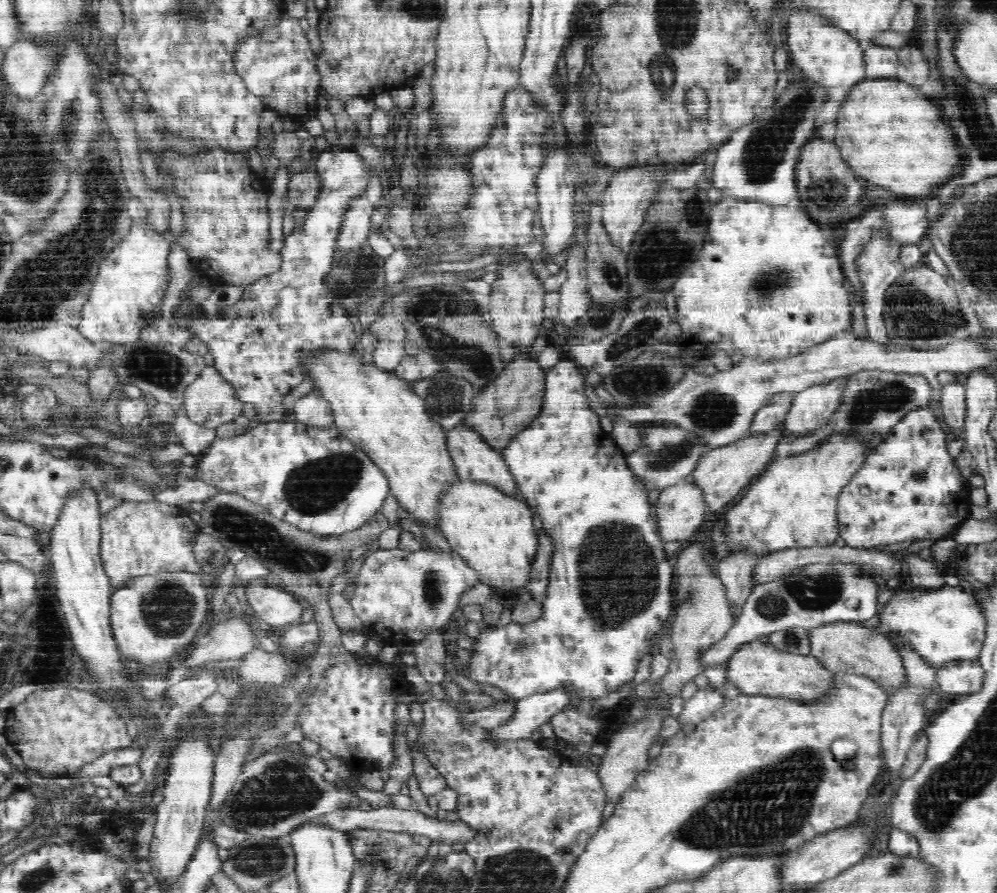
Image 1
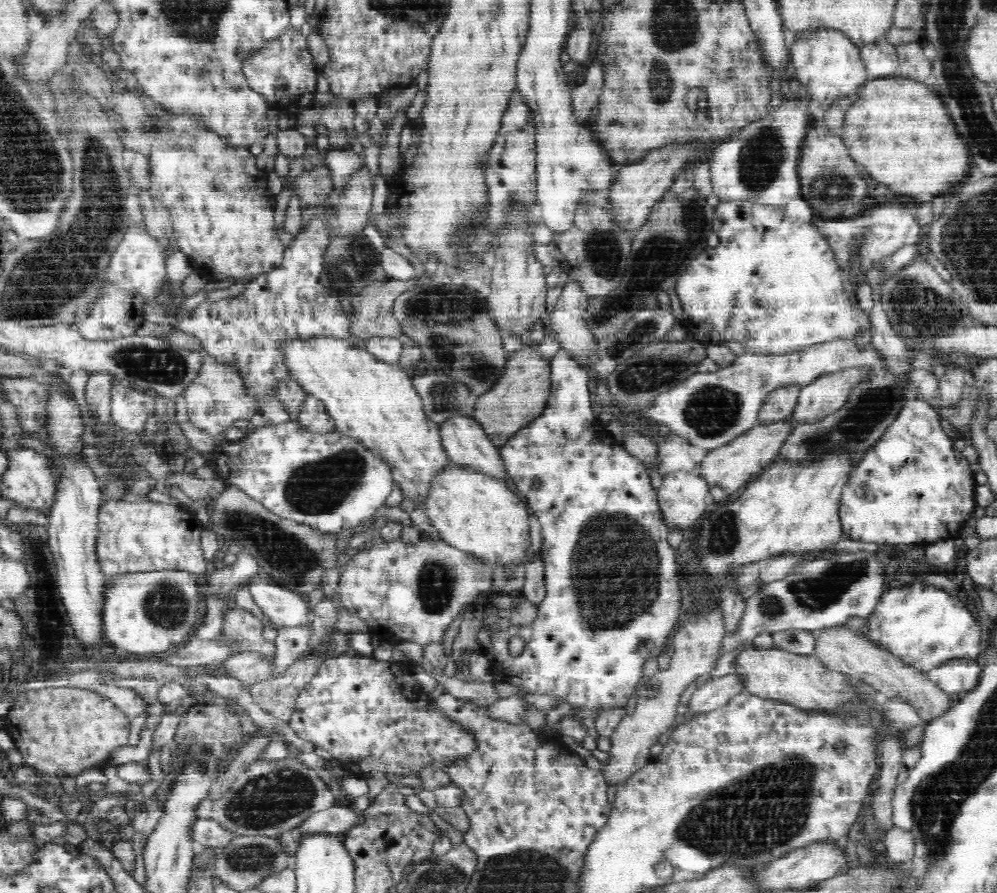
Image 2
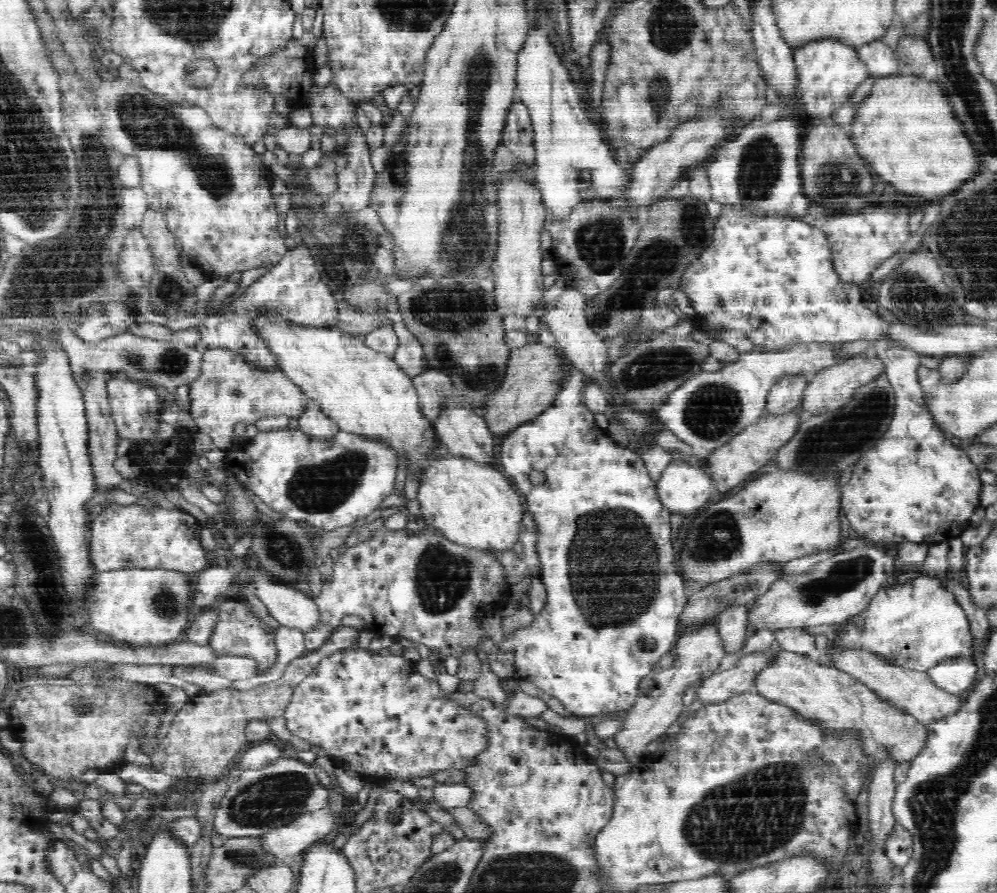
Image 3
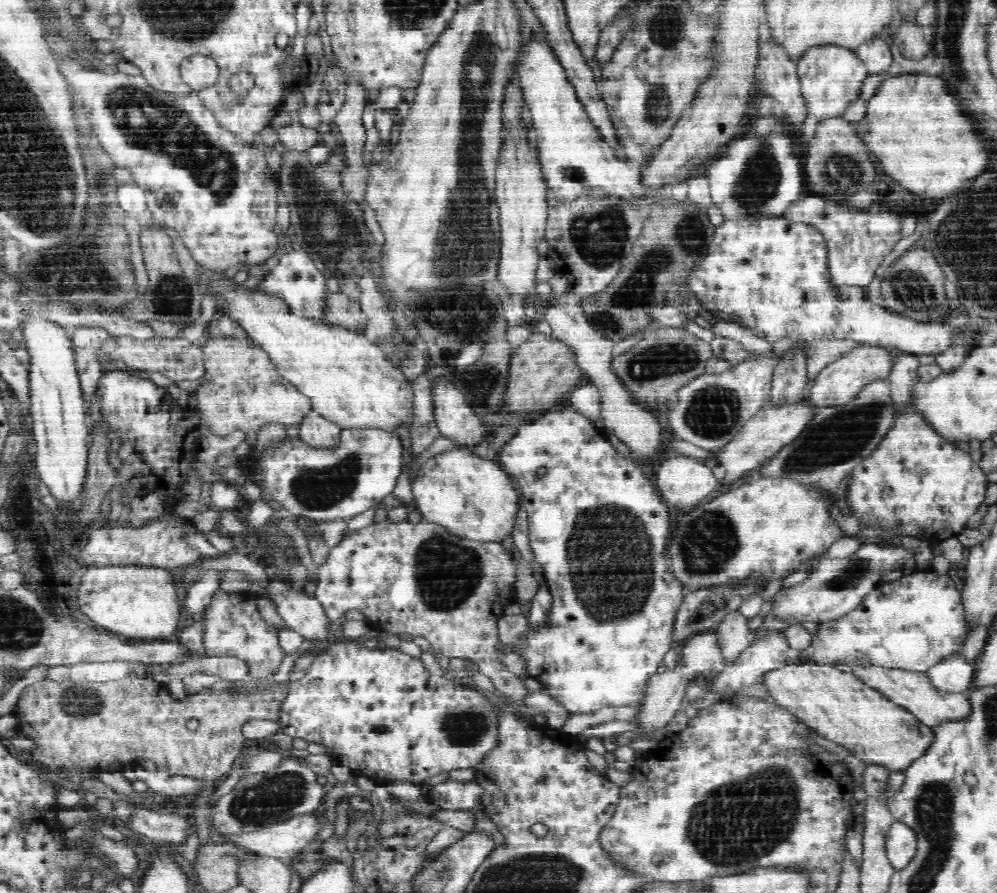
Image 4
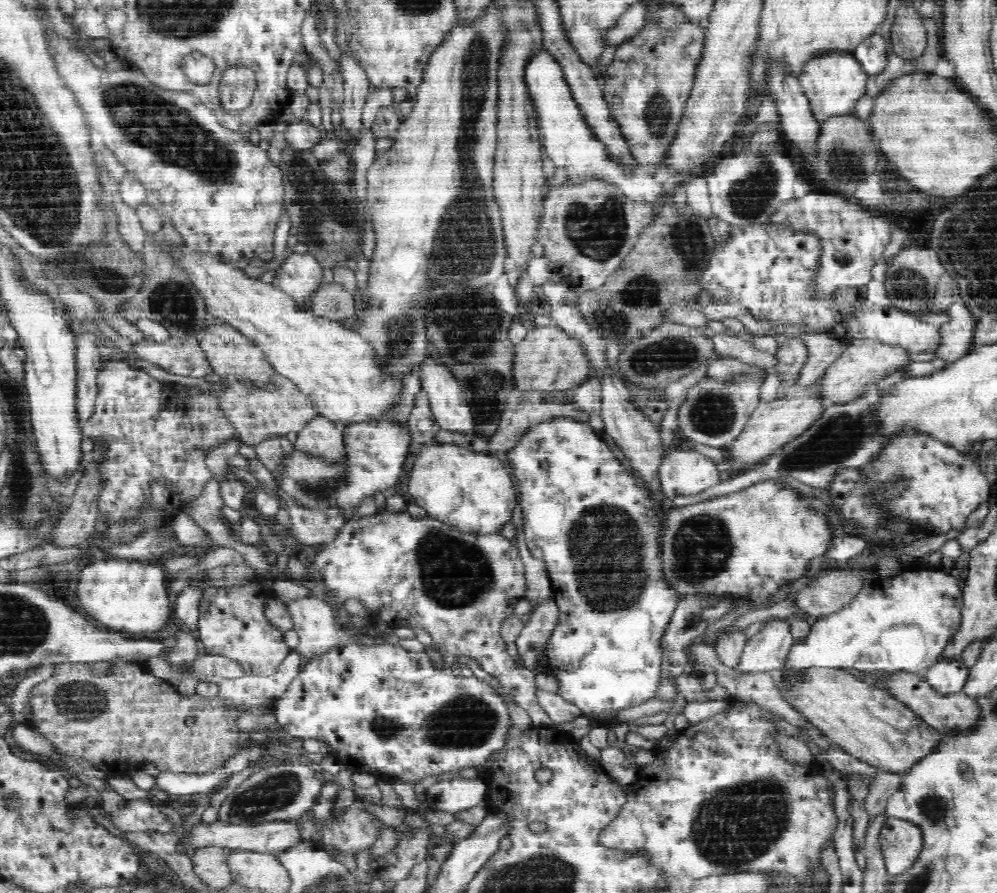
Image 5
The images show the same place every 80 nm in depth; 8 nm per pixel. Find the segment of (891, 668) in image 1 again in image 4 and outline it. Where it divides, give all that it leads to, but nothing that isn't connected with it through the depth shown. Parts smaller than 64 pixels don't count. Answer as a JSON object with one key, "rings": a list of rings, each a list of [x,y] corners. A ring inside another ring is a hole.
{"rings":[[[856,667],[852,673],[861,678],[868,686],[885,694],[892,702],[907,708],[915,714],[925,726],[940,728],[946,723],[963,723],[971,717],[973,709],[970,702],[972,692],[966,689],[961,693],[941,693],[932,685],[925,673],[915,673],[902,669],[887,669],[878,667]]]}

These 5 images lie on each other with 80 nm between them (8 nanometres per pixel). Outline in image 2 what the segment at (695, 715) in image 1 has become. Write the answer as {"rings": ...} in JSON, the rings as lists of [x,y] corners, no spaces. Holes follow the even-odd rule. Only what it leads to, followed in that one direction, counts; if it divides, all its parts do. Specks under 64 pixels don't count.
{"rings":[[[734,667],[734,672],[724,676],[712,677],[702,685],[697,685],[689,702],[692,714],[720,708],[730,702],[737,694],[746,690],[745,672]]]}

